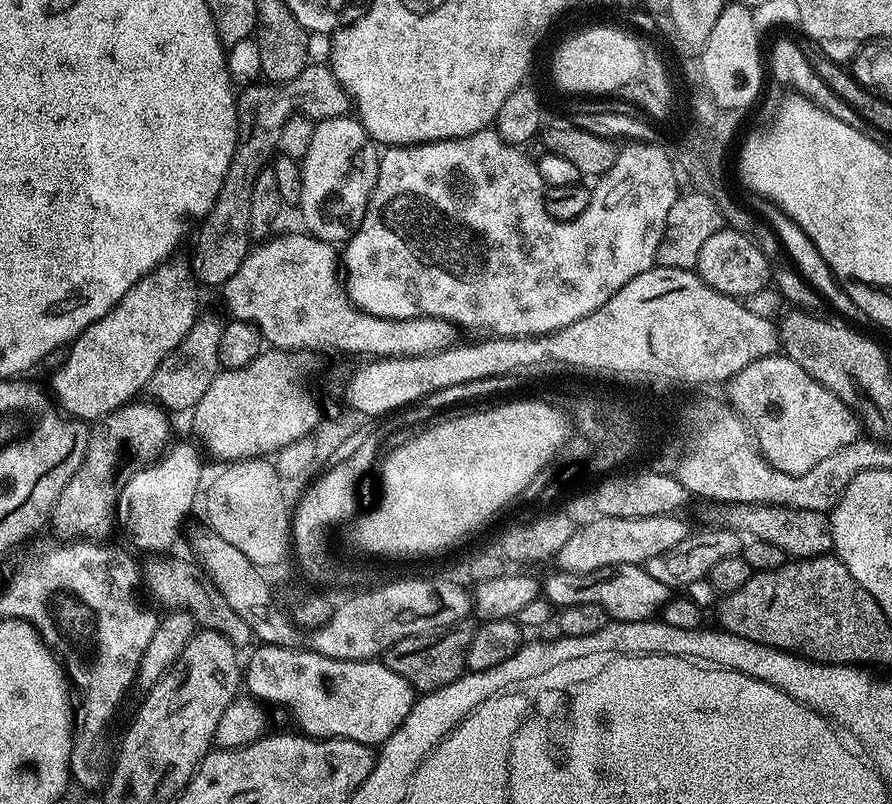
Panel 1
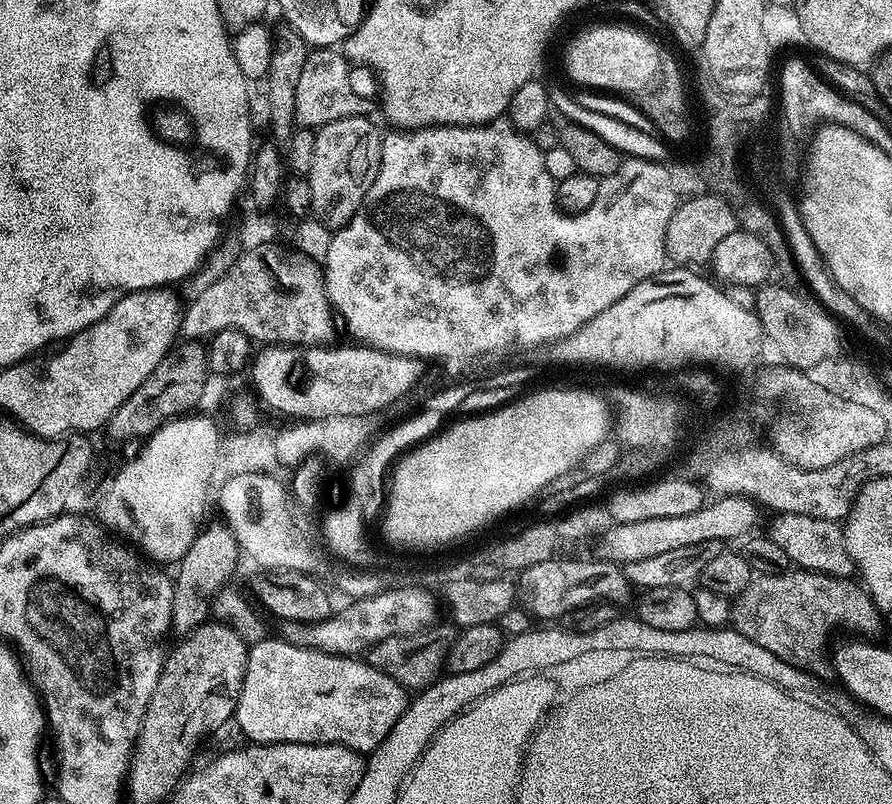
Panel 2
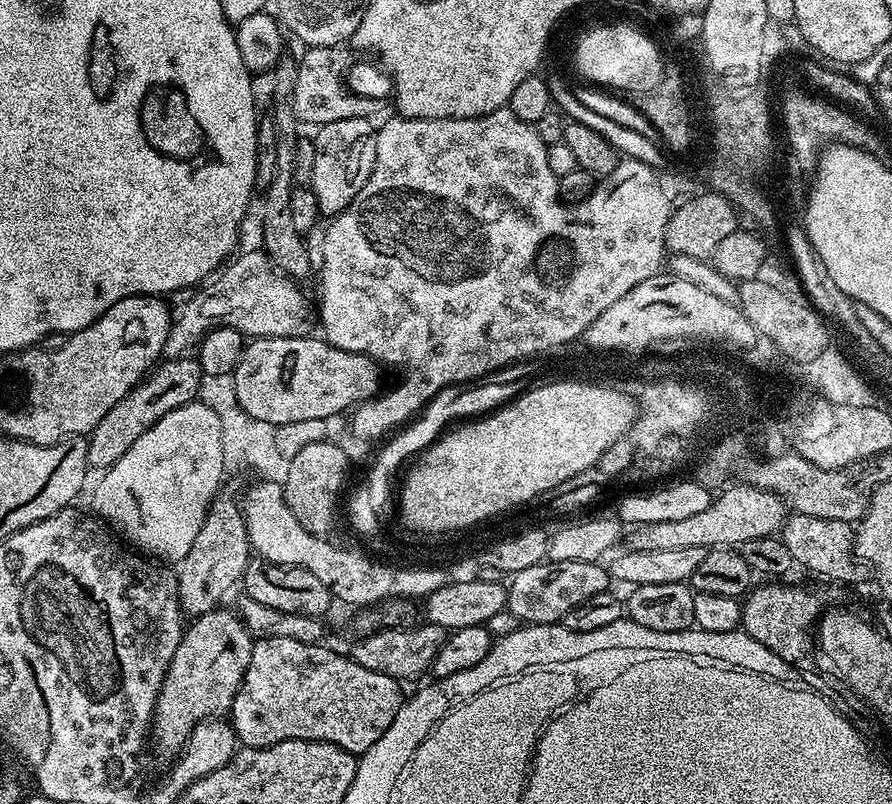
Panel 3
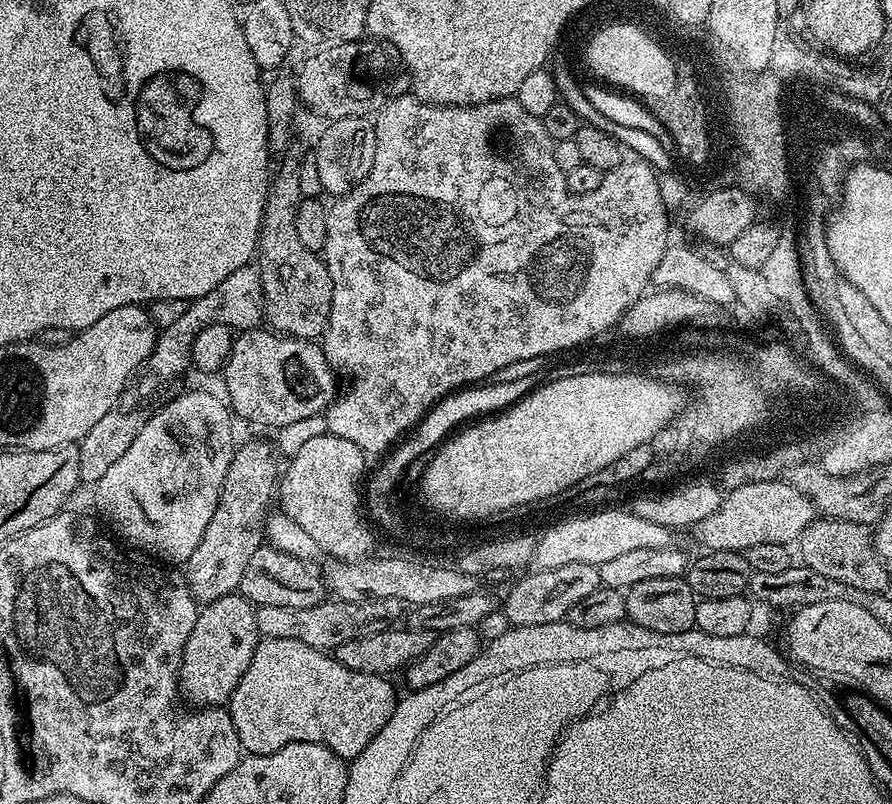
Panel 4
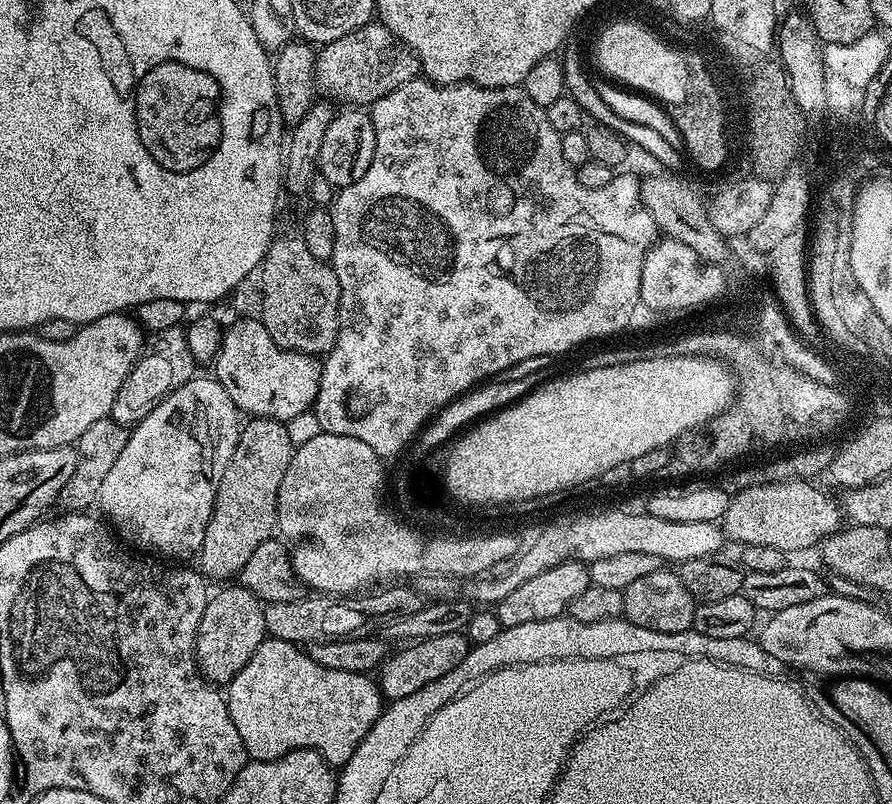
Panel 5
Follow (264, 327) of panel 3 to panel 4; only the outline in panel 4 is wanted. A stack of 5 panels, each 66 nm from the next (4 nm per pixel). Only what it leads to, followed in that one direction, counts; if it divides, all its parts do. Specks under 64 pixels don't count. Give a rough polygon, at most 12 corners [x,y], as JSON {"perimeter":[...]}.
{"perimeter":[[239,268],[186,314],[159,329],[144,384],[156,388],[192,368],[206,324],[261,327],[263,286]]}

